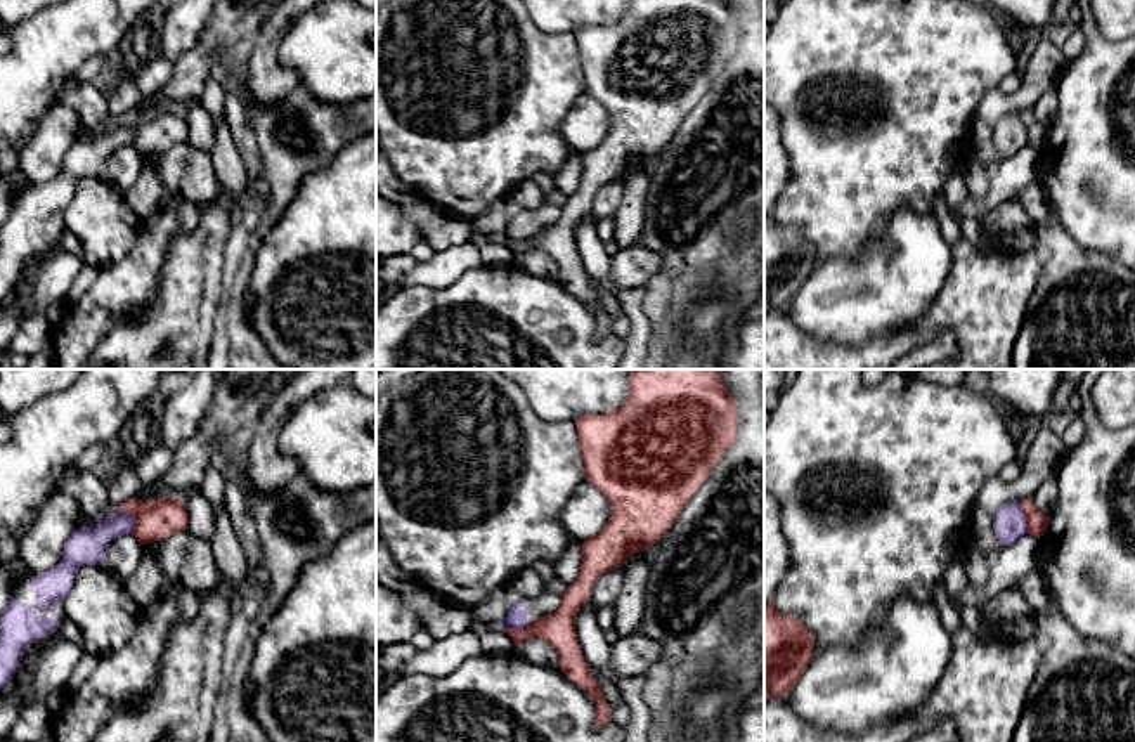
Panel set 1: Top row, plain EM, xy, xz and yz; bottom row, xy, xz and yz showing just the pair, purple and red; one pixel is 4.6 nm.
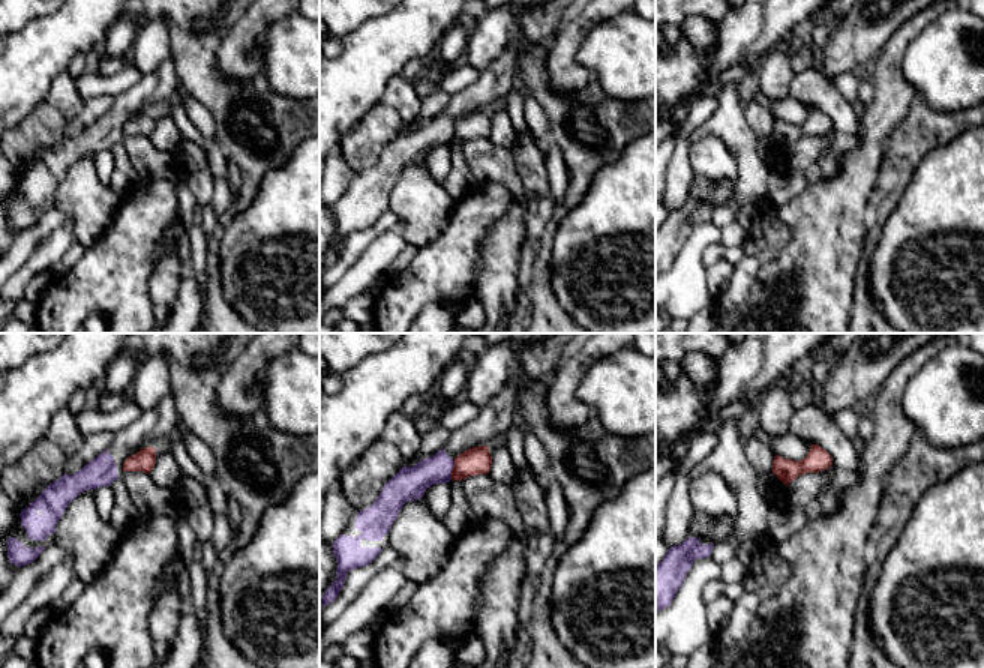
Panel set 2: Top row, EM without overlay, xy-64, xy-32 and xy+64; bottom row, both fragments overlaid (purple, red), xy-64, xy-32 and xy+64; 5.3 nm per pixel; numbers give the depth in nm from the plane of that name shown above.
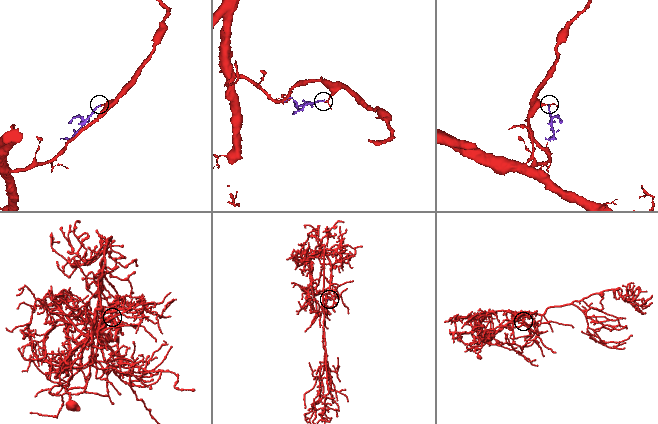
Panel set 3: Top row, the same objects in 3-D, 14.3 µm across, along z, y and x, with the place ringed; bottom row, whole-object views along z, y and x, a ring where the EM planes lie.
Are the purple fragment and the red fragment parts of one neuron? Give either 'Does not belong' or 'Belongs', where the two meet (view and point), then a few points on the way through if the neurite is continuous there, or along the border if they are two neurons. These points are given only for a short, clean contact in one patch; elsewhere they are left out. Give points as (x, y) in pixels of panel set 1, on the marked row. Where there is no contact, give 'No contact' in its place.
Does not belong. Touches purple at xy (134, 519). Boundary: xy (118, 510), (127, 512), (134, 519), (134, 534)

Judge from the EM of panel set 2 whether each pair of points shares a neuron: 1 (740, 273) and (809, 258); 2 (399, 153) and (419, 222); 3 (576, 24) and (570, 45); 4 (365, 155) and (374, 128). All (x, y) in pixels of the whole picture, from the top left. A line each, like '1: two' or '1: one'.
1: two
2: two
3: one
4: one

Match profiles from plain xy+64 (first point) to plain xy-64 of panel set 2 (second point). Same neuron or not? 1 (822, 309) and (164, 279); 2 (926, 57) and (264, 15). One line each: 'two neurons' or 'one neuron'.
1: one neuron
2: two neurons

